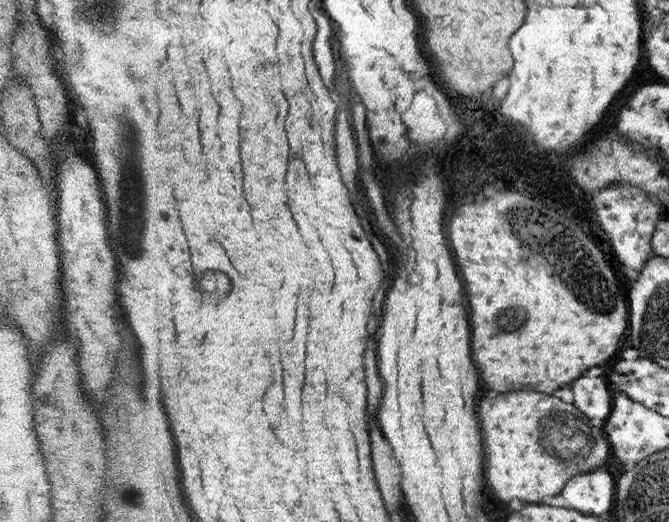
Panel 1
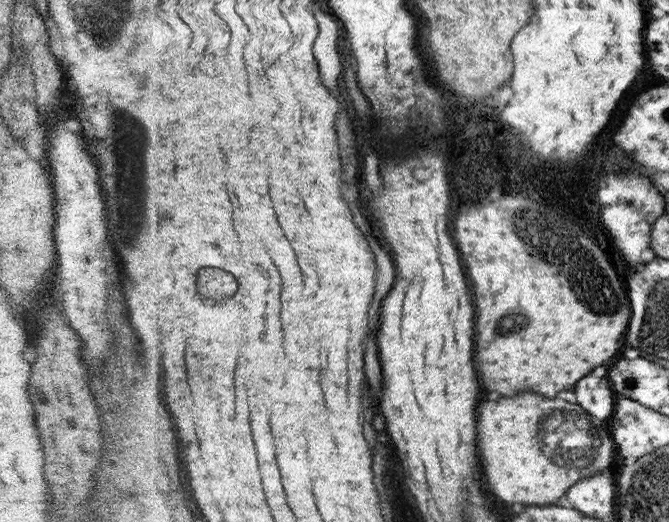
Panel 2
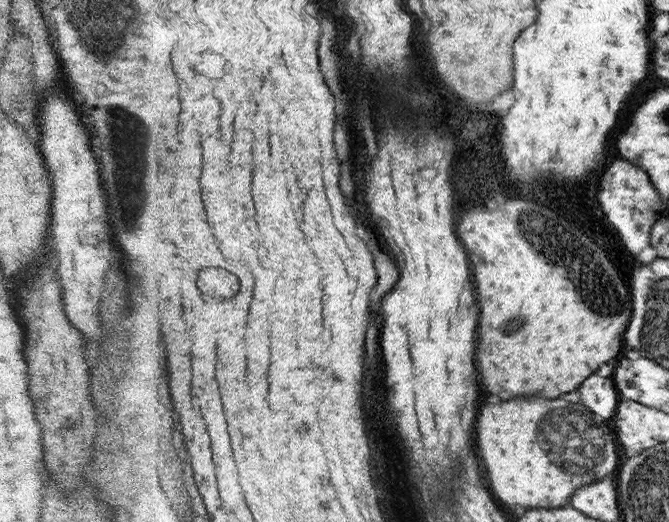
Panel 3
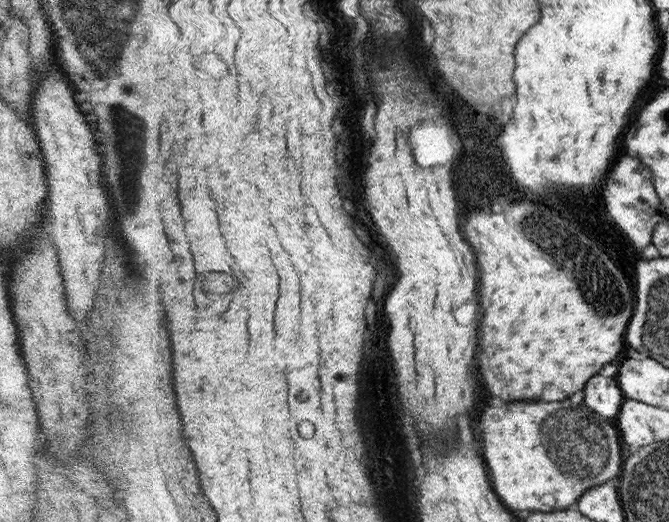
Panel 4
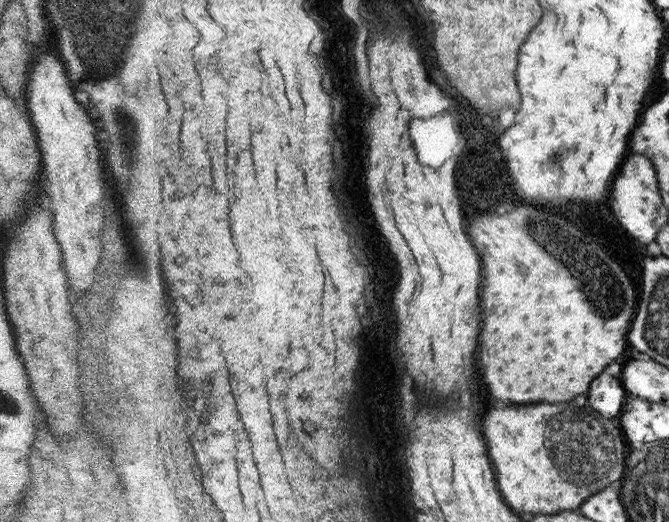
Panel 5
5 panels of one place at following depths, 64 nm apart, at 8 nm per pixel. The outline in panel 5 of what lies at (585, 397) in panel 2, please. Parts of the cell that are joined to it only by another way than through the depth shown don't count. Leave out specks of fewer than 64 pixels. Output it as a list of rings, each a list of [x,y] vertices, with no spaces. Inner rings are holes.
[[[600,374],[600,380],[592,384],[592,392],[588,392],[588,404],[604,414],[620,414],[626,401],[629,398],[628,392],[622,388],[620,380],[614,376]]]

